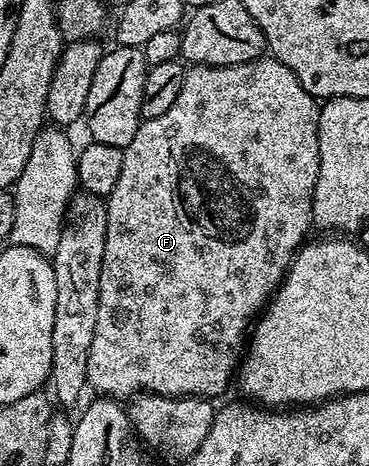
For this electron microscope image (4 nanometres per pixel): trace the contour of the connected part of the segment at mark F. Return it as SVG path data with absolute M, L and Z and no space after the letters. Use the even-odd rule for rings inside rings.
M271 55L260 57L257 61L242 63L241 65L194 65L185 68L182 79L182 91L178 91L178 99L174 99L174 107L168 108L163 115L158 115L158 119L149 121L141 120L138 131L134 139L123 150L122 172L118 174L118 184L114 186L114 191L106 198L108 209L108 230L106 231L105 258L102 259L100 302L98 303L98 321L94 329L93 342L90 344L89 358L86 362L87 384L97 389L99 396L104 399L131 399L138 393L157 393L163 397L203 397L205 399L216 399L219 393L224 393L228 389L228 384L233 384L238 373L238 366L244 356L246 342L250 336L250 319L255 318L268 304L271 296L284 281L284 275L292 265L292 258L296 256L296 250L305 244L309 236L308 225L313 224L312 220L312 200L314 199L314 187L318 183L318 163L320 162L320 152L318 151L318 119L320 118L320 105L317 98L312 97L298 83L294 71L286 67L282 62L277 61Z

